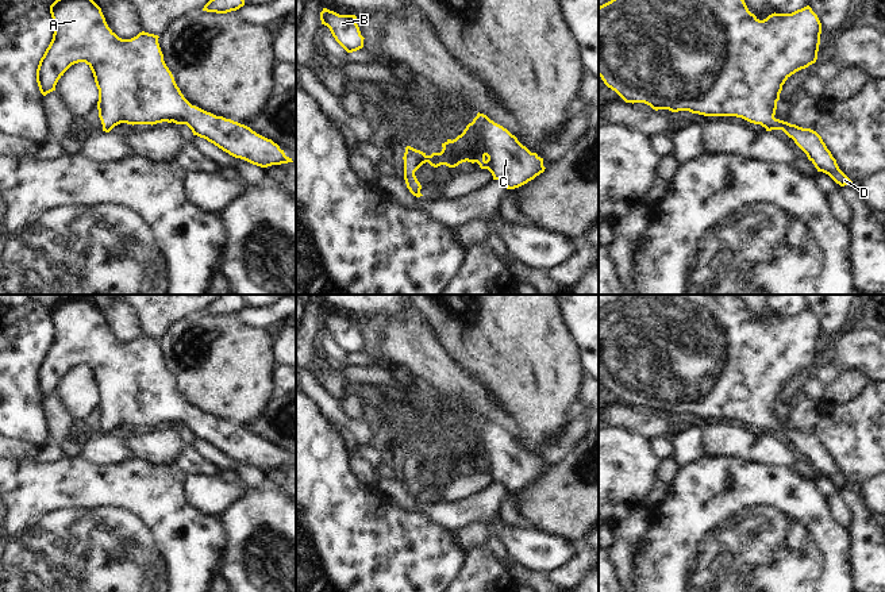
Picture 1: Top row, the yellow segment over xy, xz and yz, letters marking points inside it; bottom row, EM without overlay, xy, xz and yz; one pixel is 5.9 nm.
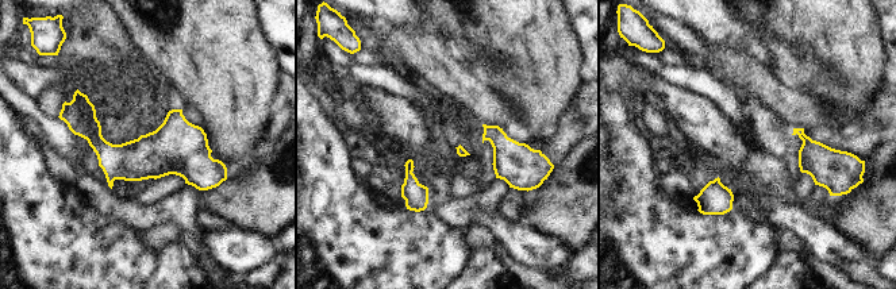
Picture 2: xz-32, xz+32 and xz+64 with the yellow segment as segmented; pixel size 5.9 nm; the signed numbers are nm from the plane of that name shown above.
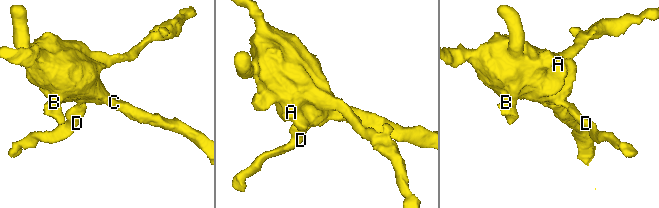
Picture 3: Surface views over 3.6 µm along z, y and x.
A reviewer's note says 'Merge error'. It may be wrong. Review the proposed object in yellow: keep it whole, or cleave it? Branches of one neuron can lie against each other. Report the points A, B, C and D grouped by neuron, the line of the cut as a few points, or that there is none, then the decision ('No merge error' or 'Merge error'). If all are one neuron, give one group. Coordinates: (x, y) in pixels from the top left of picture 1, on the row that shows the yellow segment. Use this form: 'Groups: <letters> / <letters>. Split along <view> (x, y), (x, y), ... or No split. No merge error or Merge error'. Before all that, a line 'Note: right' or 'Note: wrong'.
Note: wrong
Groups: A B C D. No split. No merge error.

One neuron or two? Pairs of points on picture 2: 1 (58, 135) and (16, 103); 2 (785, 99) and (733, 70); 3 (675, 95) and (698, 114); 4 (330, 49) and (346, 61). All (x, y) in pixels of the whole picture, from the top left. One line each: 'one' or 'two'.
1: one
2: one
3: one
4: one

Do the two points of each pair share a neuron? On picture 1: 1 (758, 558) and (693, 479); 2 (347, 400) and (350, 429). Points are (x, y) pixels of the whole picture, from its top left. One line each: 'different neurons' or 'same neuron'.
1: same neuron
2: different neurons

